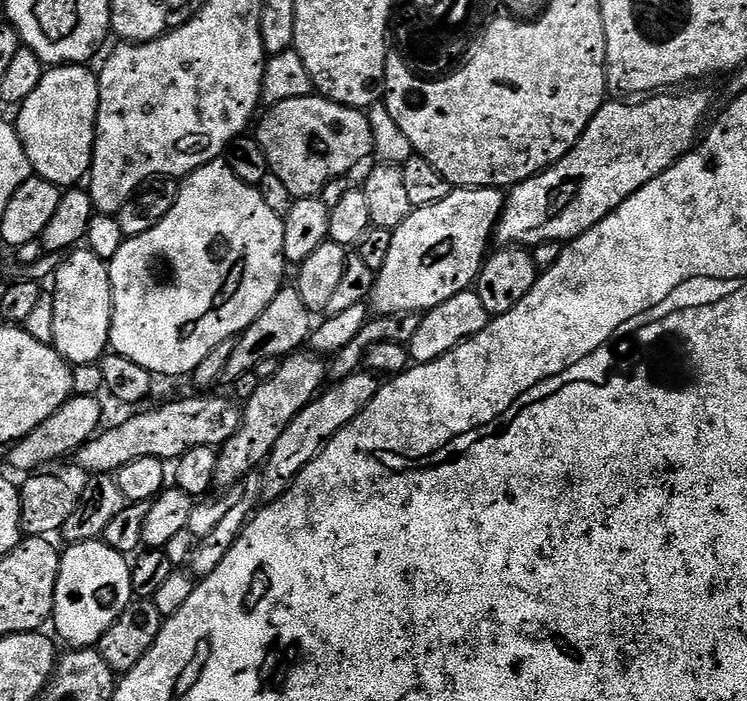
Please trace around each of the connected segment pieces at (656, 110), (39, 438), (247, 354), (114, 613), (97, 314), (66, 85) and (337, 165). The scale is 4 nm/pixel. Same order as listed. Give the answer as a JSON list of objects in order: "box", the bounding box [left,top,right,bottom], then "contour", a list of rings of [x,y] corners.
[{"box":[495,87,712,246],"contour":[[[703,87],[693,88],[696,88],[693,92],[672,90],[667,94],[652,94],[639,102],[605,102],[580,135],[578,143],[558,163],[515,185],[507,193],[504,213],[496,223],[495,243],[500,246],[535,246],[576,240],[583,232],[602,222],[602,218],[606,218],[618,206],[622,206],[630,194],[642,190],[646,182],[658,178],[666,169],[678,163],[697,143],[701,135],[700,123],[712,104],[711,98],[700,89]]]},{"box":[7,395,104,474],"contour":[[[71,395],[62,407],[54,412],[38,430],[30,430],[26,438],[16,441],[7,449],[8,464],[16,472],[32,474],[43,464],[48,464],[51,460],[60,460],[63,456],[79,453],[80,447],[87,440],[93,439],[101,431],[100,419],[104,416],[104,408],[101,401],[94,396]]]},{"box":[223,287,314,382],"contour":[[[281,287],[280,292],[274,294],[270,306],[266,306],[266,310],[258,314],[256,321],[240,333],[234,346],[234,354],[230,354],[230,362],[226,362],[223,379],[233,382],[242,377],[242,374],[255,372],[258,362],[281,361],[299,353],[307,345],[313,327],[314,316],[309,312],[306,302],[302,302],[302,294],[298,294],[295,287]]]},{"box":[51,539,134,649],"contour":[[[103,539],[87,540],[81,544],[68,544],[63,549],[60,558],[60,573],[56,583],[54,594],[54,606],[52,607],[51,623],[56,623],[55,635],[68,643],[73,649],[91,648],[99,645],[102,634],[118,622],[118,614],[126,610],[134,597],[132,594],[132,564],[125,553],[114,550],[110,545],[104,543]]]},{"box":[50,246,112,365],"contour":[[[80,246],[69,251],[54,273],[56,289],[50,292],[54,302],[54,338],[52,344],[69,365],[95,364],[109,351],[112,325],[112,287],[105,260]]]},{"box":[14,64,100,190],"contour":[[[79,64],[49,67],[42,82],[38,82],[38,90],[19,105],[20,117],[14,120],[33,173],[62,190],[79,185],[76,183],[83,181],[92,170],[100,82],[97,73],[90,69]]]},{"box":[254,94,373,198],"contour":[[[313,94],[278,102],[267,111],[254,136],[266,154],[271,175],[282,178],[294,198],[319,197],[331,180],[347,177],[351,168],[373,155],[372,127],[359,108],[347,108]]]}]

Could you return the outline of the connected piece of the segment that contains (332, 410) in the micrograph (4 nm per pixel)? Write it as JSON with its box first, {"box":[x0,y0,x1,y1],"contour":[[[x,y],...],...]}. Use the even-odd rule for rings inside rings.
{"box":[260,370,381,502],"contour":[[[361,370],[348,376],[345,380],[335,381],[327,390],[321,391],[296,417],[282,430],[282,438],[274,442],[274,450],[270,450],[267,460],[260,472],[260,495],[271,502],[286,491],[297,474],[304,469],[323,450],[325,444],[336,433],[342,431],[348,423],[366,407],[380,389],[381,381],[373,373]]]}

